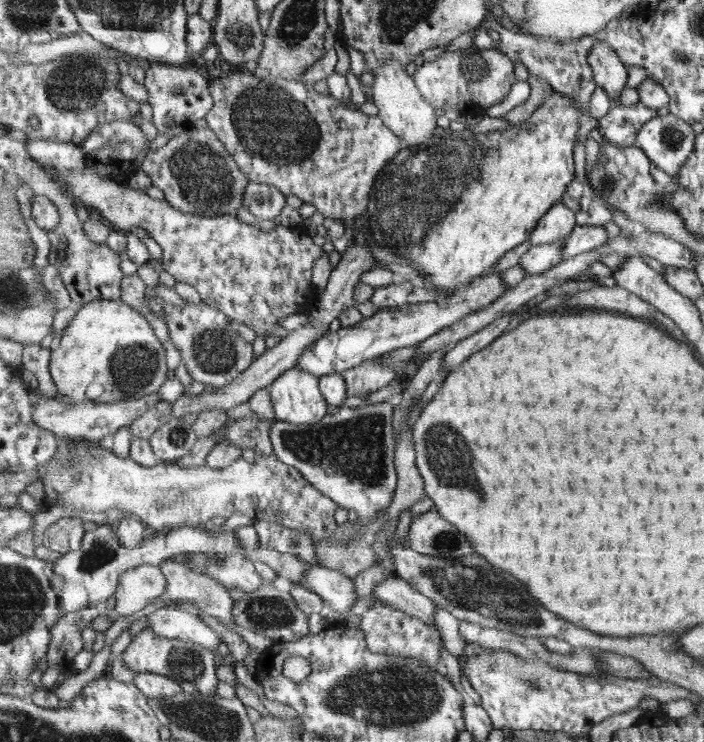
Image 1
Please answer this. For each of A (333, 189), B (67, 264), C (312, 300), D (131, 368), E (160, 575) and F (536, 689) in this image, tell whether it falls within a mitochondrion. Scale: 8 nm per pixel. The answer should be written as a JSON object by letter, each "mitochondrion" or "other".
{"A":"other","B":"other","C":"other","D":"mitochondrion","E":"other","F":"mitochondrion"}

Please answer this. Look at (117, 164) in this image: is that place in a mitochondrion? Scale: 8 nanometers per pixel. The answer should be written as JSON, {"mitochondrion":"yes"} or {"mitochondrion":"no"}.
{"mitochondrion":"no"}

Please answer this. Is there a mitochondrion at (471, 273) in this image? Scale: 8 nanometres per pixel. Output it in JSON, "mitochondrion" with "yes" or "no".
{"mitochondrion":"no"}

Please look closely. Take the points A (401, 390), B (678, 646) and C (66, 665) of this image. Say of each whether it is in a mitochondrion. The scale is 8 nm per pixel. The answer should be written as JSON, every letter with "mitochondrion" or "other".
{"A":"other","B":"other","C":"other"}

